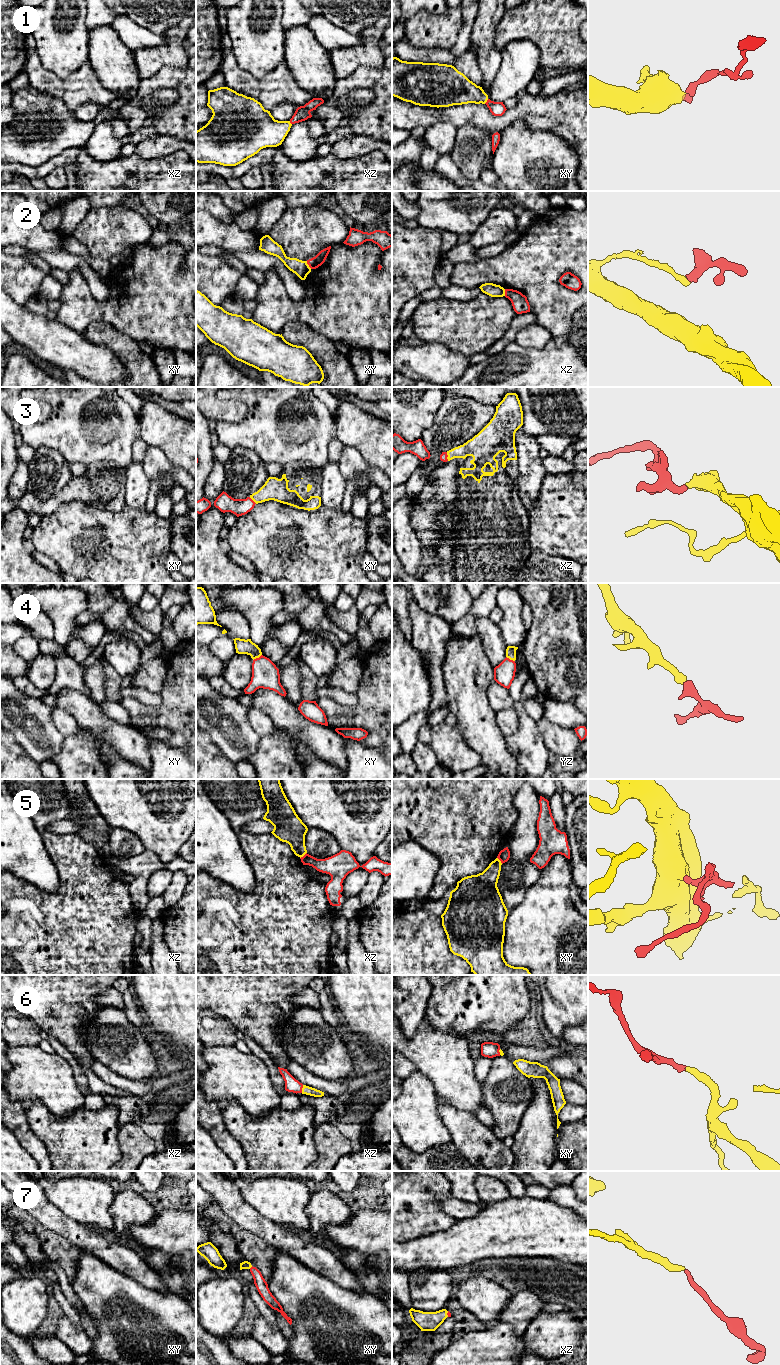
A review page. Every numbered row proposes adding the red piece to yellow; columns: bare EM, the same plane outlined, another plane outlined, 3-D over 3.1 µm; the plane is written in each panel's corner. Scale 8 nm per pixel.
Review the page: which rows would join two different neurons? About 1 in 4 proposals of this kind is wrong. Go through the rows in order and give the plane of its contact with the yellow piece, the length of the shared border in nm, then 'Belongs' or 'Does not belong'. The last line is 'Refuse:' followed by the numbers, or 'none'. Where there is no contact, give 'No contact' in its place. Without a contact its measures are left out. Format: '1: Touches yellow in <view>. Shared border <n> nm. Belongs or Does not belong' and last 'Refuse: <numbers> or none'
1: Touches yellow in xy. Shared border 50 nm. Belongs
2: Touches yellow in xy. Shared border 80 nm. Does not belong
3: Touches yellow in xz. Shared border 70 nm. Belongs
4: Touches yellow in xy. Shared border 90 nm. Belongs
5: Touches yellow in xz. Shared border 80 nm. Does not belong
6: Touches yellow in xz. Shared border 70 nm. Belongs
7: Touches yellow in xy. Shared border 40 nm. Belongs
Refuse: 2, 5

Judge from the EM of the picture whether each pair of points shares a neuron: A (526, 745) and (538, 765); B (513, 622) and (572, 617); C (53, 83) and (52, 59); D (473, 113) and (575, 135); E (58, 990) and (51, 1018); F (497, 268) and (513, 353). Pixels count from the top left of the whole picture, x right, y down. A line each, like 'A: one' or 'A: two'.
A: one
B: two
C: two
D: one
E: one
F: two

